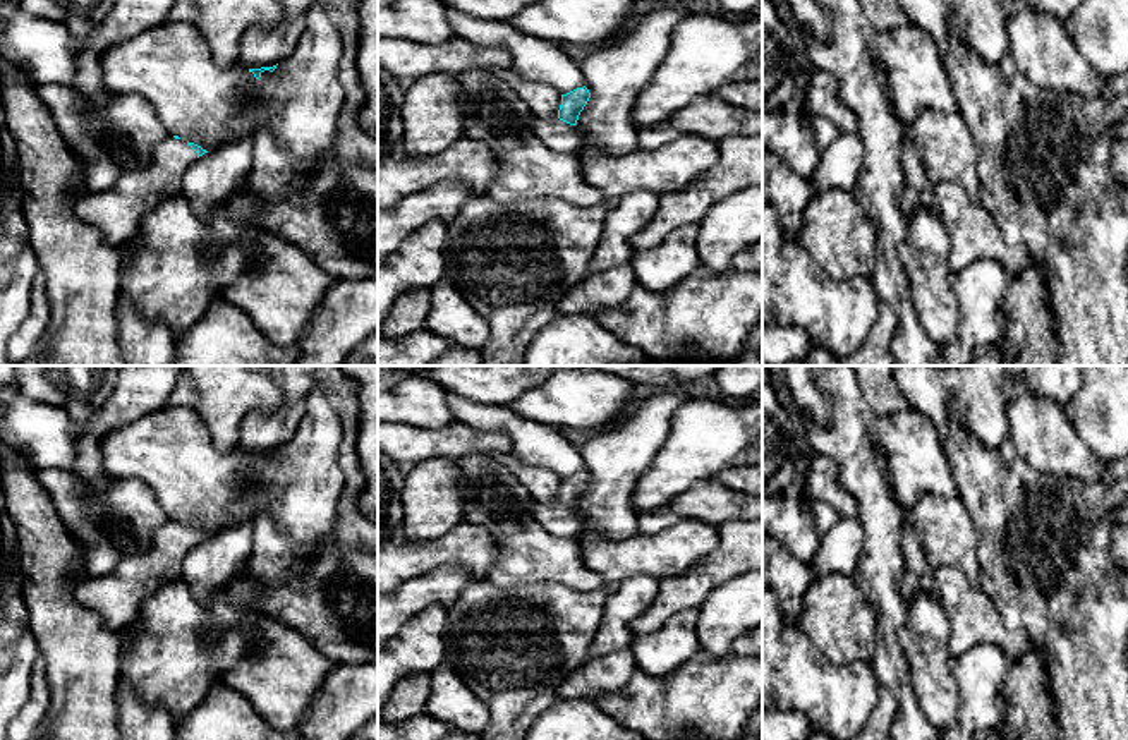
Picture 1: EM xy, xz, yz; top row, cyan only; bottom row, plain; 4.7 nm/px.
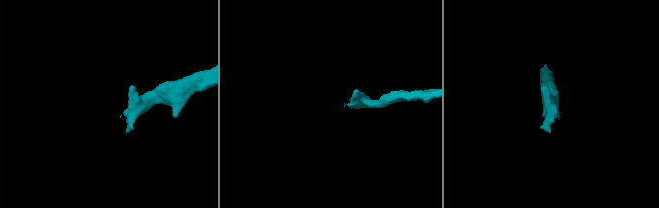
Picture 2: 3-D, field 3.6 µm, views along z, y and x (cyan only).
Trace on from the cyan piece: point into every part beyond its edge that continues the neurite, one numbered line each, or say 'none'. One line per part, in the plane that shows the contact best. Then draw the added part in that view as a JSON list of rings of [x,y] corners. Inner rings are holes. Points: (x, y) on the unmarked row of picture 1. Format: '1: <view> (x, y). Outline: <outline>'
1: xz (557, 519). Outline: [[[558,501],[549,506],[536,503],[532,517],[549,534],[563,539],[577,537],[582,529],[577,512],[560,505]]]

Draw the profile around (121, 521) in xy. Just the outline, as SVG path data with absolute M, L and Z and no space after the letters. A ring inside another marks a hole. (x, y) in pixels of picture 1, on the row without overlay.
M36 469L65 529L86 544L86 575L101 577L117 568L124 556L143 555L153 548L155 532L170 520L149 486L134 477L113 479L103 491L93 491L70 469Z

